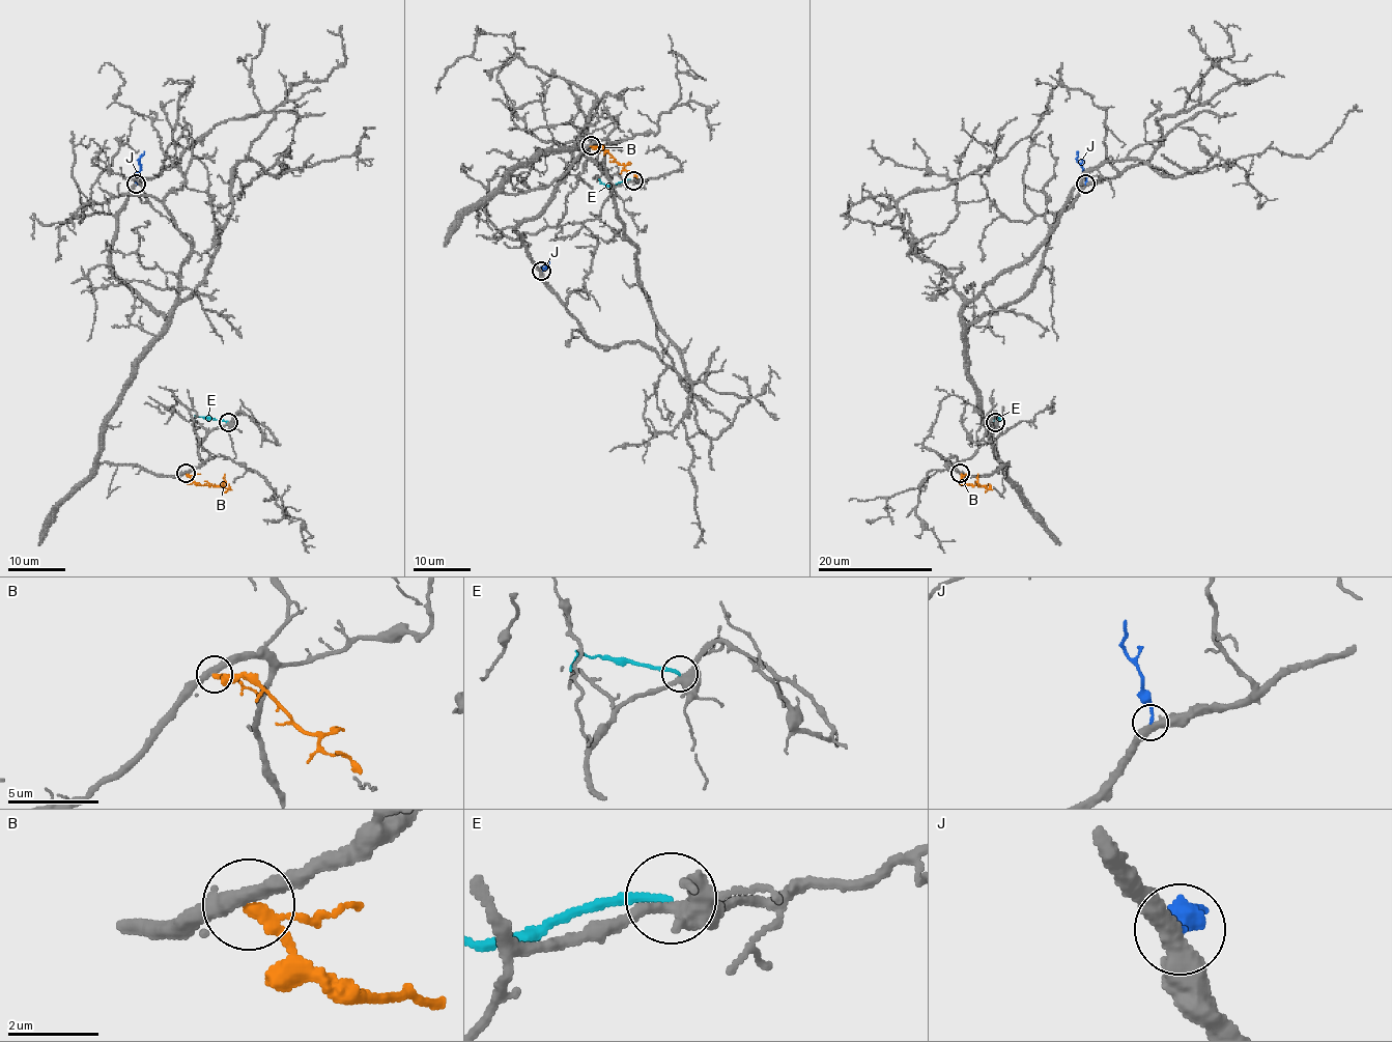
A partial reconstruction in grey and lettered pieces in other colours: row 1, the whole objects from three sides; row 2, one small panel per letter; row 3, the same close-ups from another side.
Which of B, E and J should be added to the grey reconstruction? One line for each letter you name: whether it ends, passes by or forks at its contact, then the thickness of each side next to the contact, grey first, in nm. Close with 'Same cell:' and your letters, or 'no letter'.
Same cell: no letter

